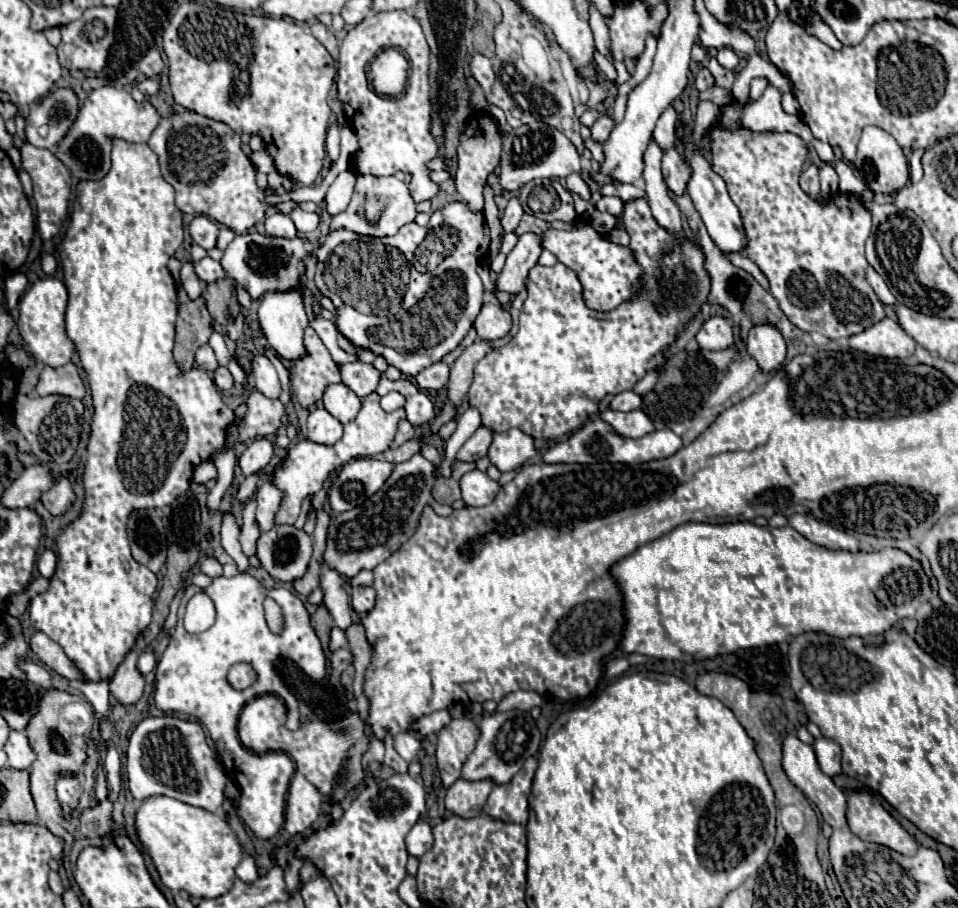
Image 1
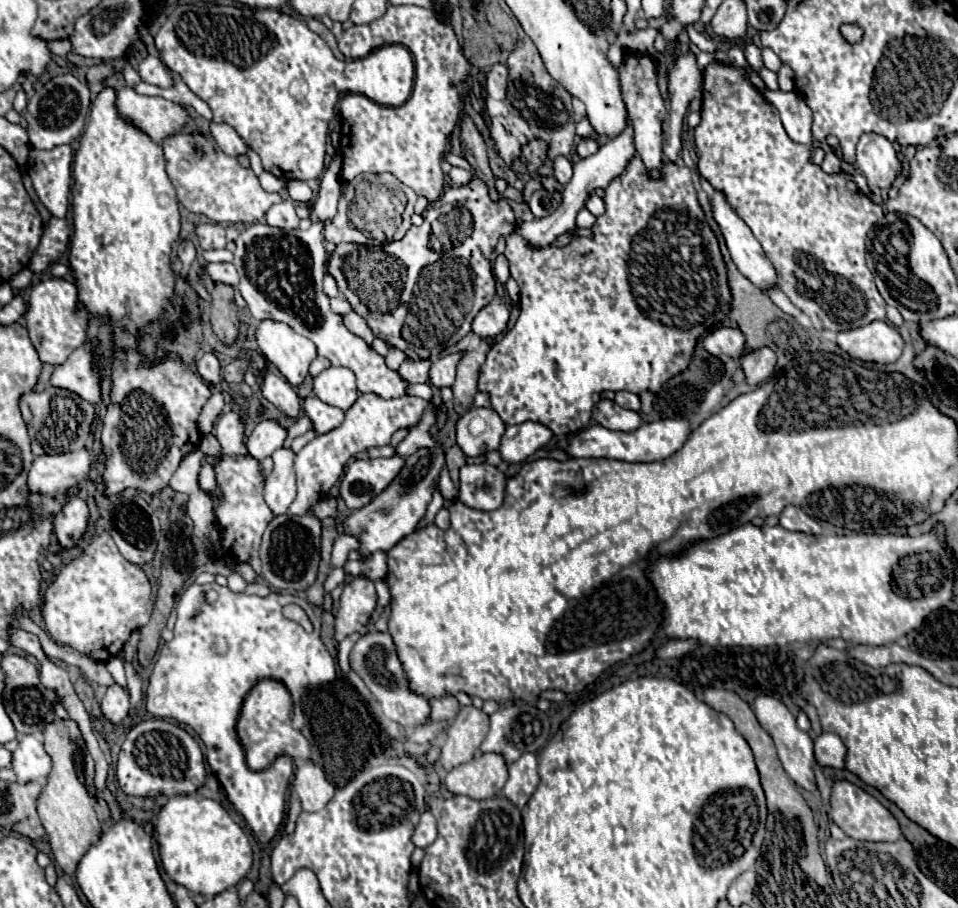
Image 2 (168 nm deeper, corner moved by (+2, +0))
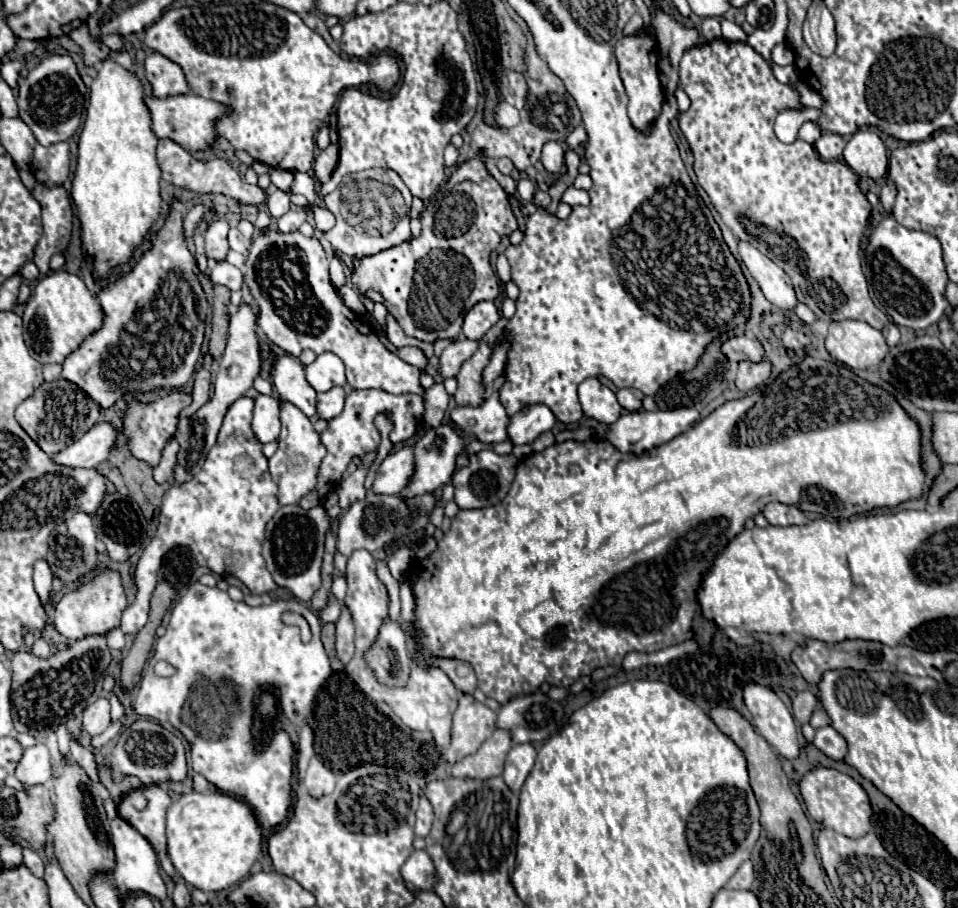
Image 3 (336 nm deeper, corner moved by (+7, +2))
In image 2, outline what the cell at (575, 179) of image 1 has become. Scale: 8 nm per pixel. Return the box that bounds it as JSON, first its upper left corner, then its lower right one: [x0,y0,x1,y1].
[553,157,573,185]

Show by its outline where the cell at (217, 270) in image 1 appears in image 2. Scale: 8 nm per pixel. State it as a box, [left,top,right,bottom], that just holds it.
[205,263,239,287]

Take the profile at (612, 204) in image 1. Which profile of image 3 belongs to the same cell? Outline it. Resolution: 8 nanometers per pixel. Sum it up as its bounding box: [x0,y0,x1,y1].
[562,187,590,205]

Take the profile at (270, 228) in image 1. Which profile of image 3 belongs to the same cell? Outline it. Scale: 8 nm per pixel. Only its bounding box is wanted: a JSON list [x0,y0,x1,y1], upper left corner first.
[268,189,290,219]

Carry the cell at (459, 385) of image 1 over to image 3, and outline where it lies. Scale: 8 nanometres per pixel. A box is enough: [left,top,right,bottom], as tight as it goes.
[456,316,508,407]

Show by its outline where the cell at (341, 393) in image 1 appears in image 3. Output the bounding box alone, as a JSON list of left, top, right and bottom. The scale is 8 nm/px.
[306,353,344,391]

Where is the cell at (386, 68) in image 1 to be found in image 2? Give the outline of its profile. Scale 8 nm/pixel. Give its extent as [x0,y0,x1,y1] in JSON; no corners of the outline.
[155,3,415,181]

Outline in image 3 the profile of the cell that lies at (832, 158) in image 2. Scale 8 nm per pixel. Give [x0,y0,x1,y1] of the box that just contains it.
[814,133,846,161]

